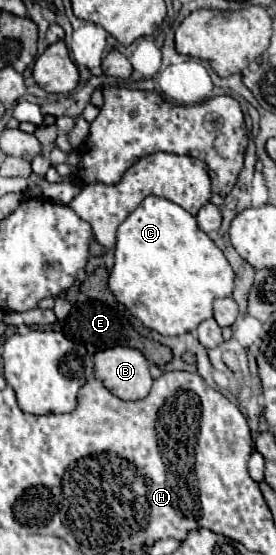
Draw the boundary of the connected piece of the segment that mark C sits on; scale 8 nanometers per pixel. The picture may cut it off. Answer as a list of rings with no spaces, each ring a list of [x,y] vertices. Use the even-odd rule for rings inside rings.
[[[147,197],[139,207],[119,225],[115,265],[109,275],[109,289],[117,301],[123,303],[145,327],[159,331],[161,335],[183,335],[195,331],[201,321],[213,317],[213,301],[217,297],[231,297],[235,285],[235,273],[227,263],[223,251],[199,229],[197,219],[183,207],[163,197]]]

